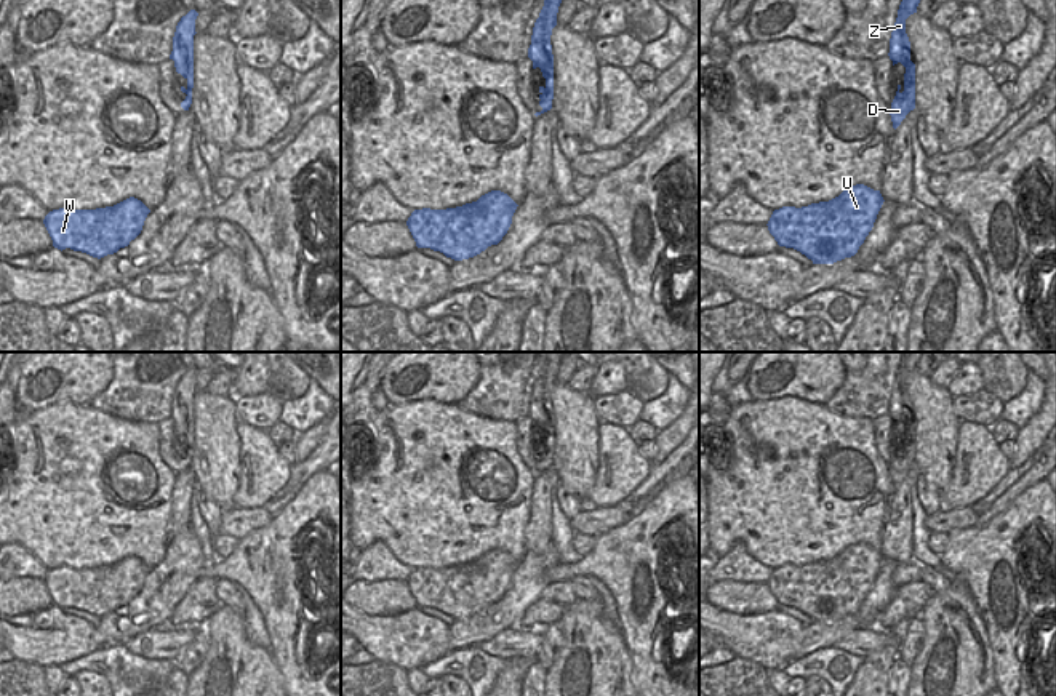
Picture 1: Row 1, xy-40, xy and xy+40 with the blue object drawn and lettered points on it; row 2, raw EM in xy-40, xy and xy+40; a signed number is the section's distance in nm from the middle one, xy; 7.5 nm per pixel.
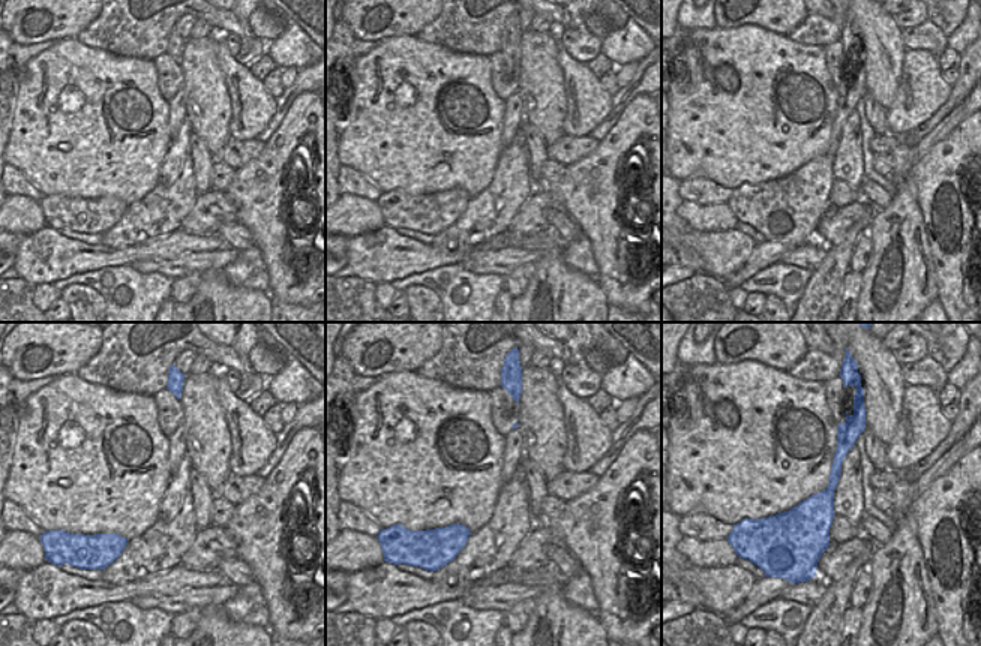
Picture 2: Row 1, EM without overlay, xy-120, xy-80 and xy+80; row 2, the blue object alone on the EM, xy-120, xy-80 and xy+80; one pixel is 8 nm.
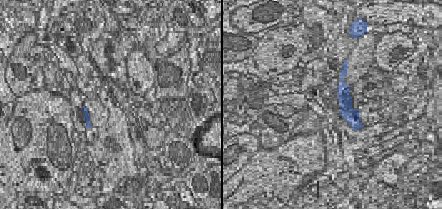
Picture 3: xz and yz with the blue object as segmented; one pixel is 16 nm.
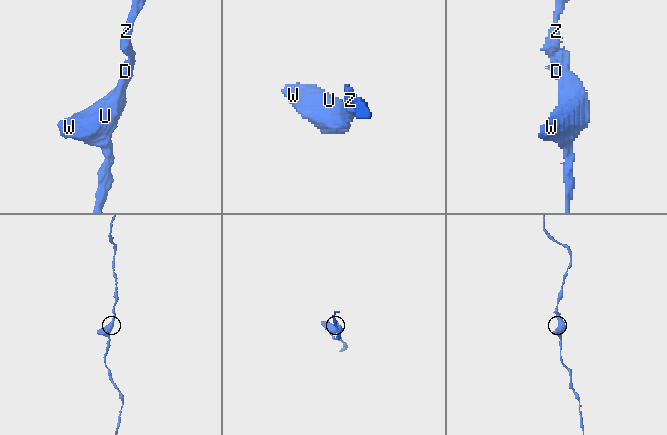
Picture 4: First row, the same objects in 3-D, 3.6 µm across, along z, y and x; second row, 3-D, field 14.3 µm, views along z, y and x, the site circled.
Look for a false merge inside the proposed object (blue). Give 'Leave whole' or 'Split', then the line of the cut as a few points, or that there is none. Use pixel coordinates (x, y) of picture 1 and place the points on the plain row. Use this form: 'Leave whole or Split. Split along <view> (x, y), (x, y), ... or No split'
Leave whole. No split.

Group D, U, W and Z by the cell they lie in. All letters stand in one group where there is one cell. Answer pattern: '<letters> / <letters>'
D U W Z

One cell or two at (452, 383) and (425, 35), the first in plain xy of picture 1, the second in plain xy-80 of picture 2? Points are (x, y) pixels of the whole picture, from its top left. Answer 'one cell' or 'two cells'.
two cells

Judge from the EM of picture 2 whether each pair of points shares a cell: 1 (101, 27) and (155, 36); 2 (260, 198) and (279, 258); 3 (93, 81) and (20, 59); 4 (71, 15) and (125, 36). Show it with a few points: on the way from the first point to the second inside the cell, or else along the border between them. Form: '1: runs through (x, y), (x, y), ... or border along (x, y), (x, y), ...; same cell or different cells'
1: runs through (114, 27), (141, 29); same cell
2: runs through (266, 213), (272, 243); same cell
3: border along (54, 42), (38, 53), (18, 72); different cells
4: border along (98, 15), (75, 36); different cells

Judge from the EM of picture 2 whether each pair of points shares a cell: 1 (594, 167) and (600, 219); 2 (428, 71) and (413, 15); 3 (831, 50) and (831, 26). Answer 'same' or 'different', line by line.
1: same
2: different
3: different

